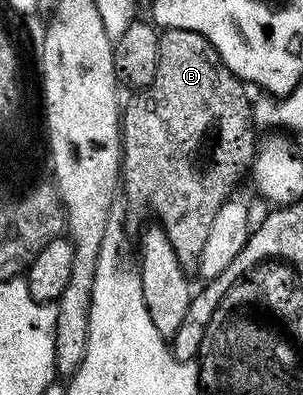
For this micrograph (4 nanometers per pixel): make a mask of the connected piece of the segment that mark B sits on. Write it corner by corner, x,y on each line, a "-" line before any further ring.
165,29
161,33
159,39
159,67
155,71
155,79
151,79
151,83
146,89
136,90
132,94
133,97
123,109
123,132
121,135
121,144
123,146
123,195
129,201
129,212
135,218
141,217
145,212
154,213
159,220
159,228
167,235
167,239
171,239
172,246
179,251
185,249
193,249
200,251
203,243
207,243
207,235
211,232
211,222
215,219
215,215
219,215
219,207
223,207
223,203
230,200
234,196
233,188
237,185
237,180
241,176
250,172
253,158
257,156
259,148
259,137
253,134
255,130
255,118
253,115
253,106
251,104
250,90
247,88
246,82
227,67
227,63
223,63
223,59
219,55
219,51
215,51
215,47
211,47
211,43
203,36
195,31
187,31
186,29

